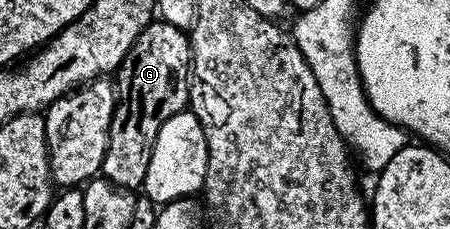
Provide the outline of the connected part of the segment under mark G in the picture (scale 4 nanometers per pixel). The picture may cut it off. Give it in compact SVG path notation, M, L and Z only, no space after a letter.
M156 19L141 31L114 77L114 88L118 96L108 132L106 155L100 165L103 180L118 186L119 189L129 191L139 190L143 186L146 170L150 167L150 155L154 151L154 143L158 139L158 131L162 123L166 123L166 119L185 112L189 108L191 72L192 42L185 30L174 27L162 19Z

